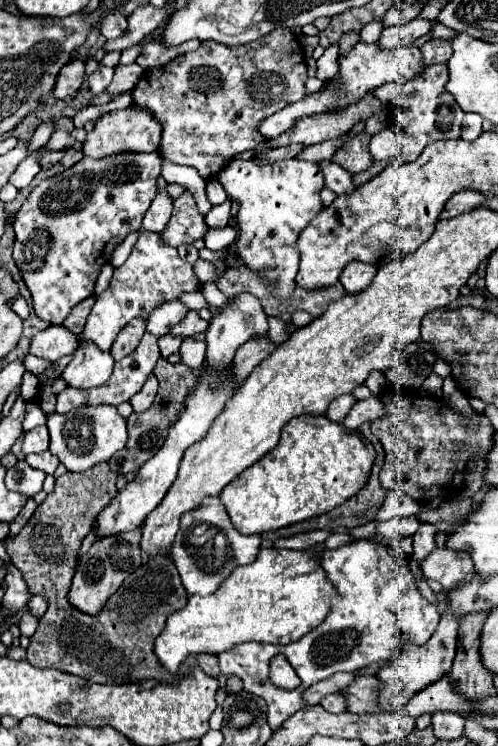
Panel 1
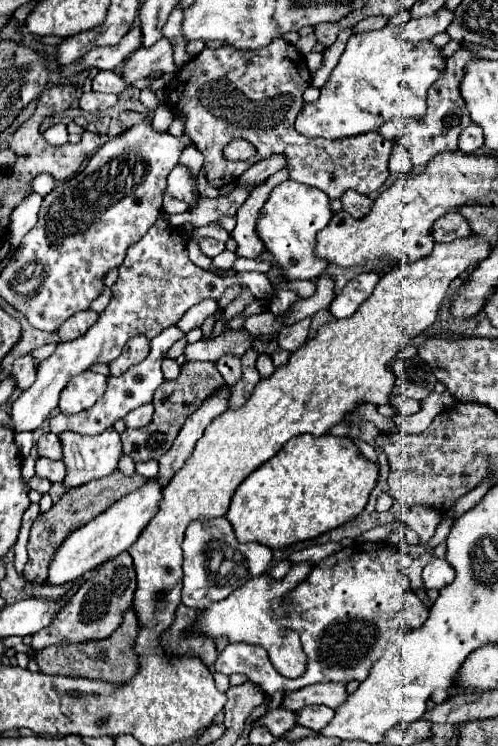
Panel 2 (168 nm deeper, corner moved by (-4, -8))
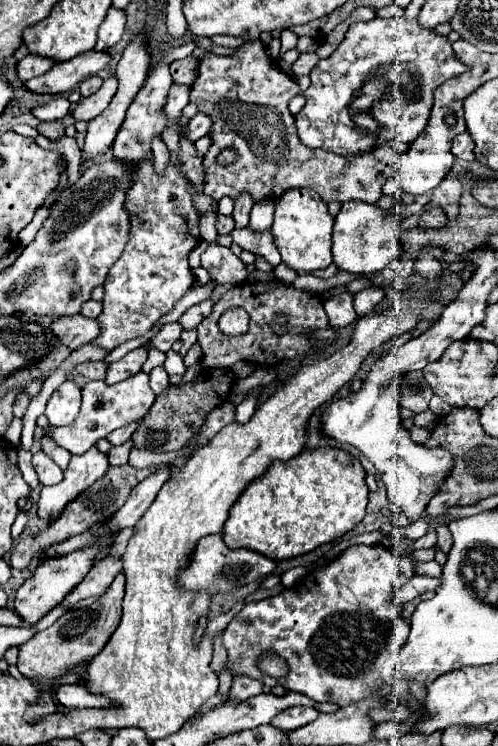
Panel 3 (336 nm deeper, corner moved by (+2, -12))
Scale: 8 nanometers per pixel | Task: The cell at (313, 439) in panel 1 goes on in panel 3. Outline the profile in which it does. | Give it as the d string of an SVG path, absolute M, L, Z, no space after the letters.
M317 448L305 450L293 456L287 462L273 462L263 478L257 478L249 488L239 496L239 500L229 510L225 522L223 540L231 550L247 548L259 552L271 560L289 560L301 554L307 554L327 542L333 542L353 530L365 516L369 488L365 484L365 470L357 458L339 448Z

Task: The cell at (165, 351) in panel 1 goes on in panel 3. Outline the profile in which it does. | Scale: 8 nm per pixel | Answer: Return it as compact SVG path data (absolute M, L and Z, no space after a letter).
M157 366L157 368L153 368L153 372L149 374L149 386L151 386L151 390L159 396L165 388L169 388L169 380L167 380L169 376L167 376L167 372L165 372L165 368L163 366Z

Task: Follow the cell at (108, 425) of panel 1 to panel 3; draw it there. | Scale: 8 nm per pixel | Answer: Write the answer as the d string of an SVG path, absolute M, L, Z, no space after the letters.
M95 446L81 456L73 456L63 472L63 480L55 486L43 486L41 498L37 502L37 516L49 522L57 520L63 508L81 492L85 492L97 478L101 478L107 468L107 454L101 454Z

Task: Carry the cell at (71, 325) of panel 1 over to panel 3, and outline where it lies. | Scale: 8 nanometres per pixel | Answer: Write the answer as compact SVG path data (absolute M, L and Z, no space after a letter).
M75 314L75 316L55 318L51 324L51 332L59 338L61 344L69 346L71 350L77 350L79 346L93 342L101 334L101 328L97 320Z

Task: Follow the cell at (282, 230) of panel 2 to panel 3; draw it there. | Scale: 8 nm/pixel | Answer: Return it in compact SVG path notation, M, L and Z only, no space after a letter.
M297 188L285 192L281 200L275 202L275 222L273 238L281 252L281 258L289 268L303 272L313 272L327 268L331 264L331 236L333 236L333 216L327 212L327 204L317 196L317 192L307 188Z

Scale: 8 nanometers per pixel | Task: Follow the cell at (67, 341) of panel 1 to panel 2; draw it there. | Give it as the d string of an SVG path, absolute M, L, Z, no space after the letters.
M31 354L17 358L13 364L13 372L11 372L17 382L17 388L27 390L37 378L37 368L39 368L39 364L35 362L35 358Z

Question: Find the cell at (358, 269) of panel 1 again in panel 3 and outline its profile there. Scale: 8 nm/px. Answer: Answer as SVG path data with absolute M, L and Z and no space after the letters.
M343 292L339 296L327 298L325 300L325 312L329 316L329 326L333 326L333 328L349 326L357 318L357 314L353 310L353 294Z

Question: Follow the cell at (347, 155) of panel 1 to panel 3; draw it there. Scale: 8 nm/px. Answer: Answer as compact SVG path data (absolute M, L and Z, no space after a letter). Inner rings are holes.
M259 40L243 44L233 56L209 54L201 58L191 102L195 102L201 112L213 116L213 146L203 160L207 196L213 200L221 200L223 196L235 200L247 192L259 202L263 198L279 200L279 196L291 188L309 188L325 202L363 200L375 204L381 198L381 186L397 174L399 154L389 144L381 144L381 148L365 156L337 156L307 148L301 140L297 140L295 146L295 120L287 104L297 94L301 94L299 84L275 68ZM223 148L235 148L241 158L227 166L217 164L217 156Z

